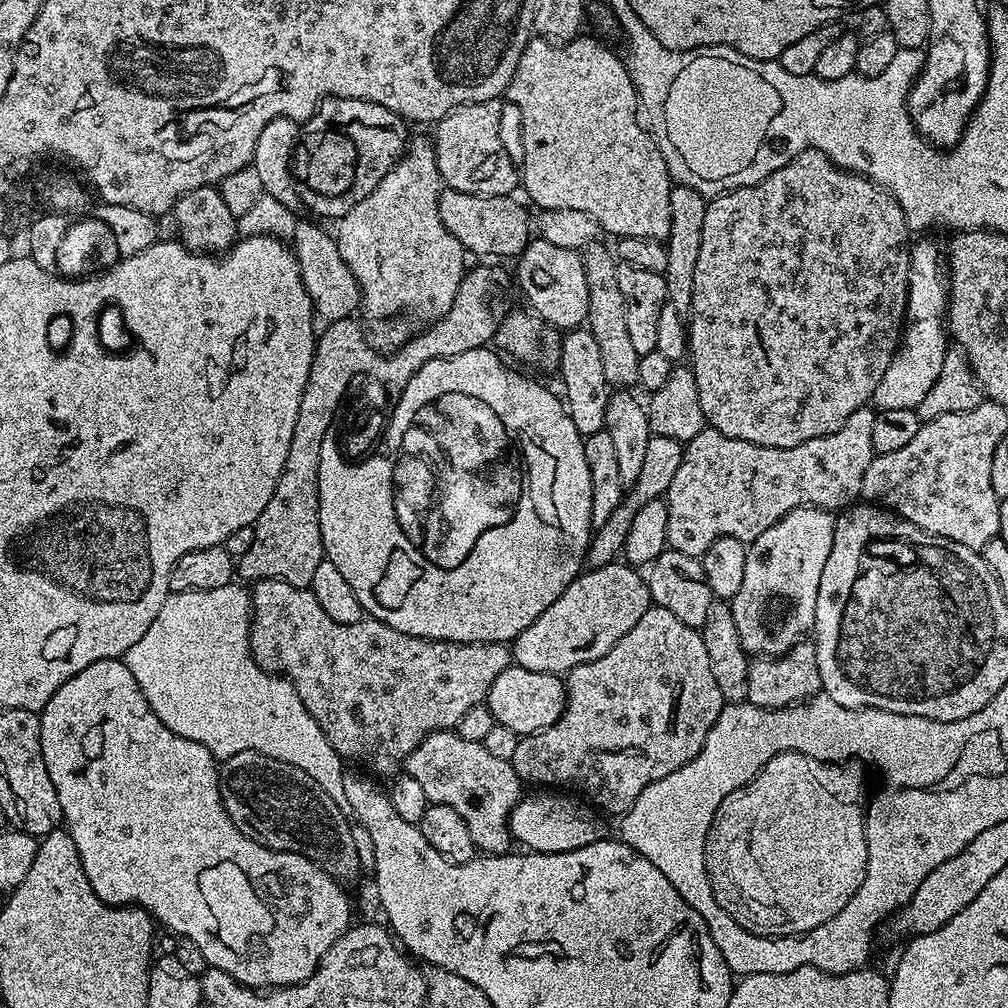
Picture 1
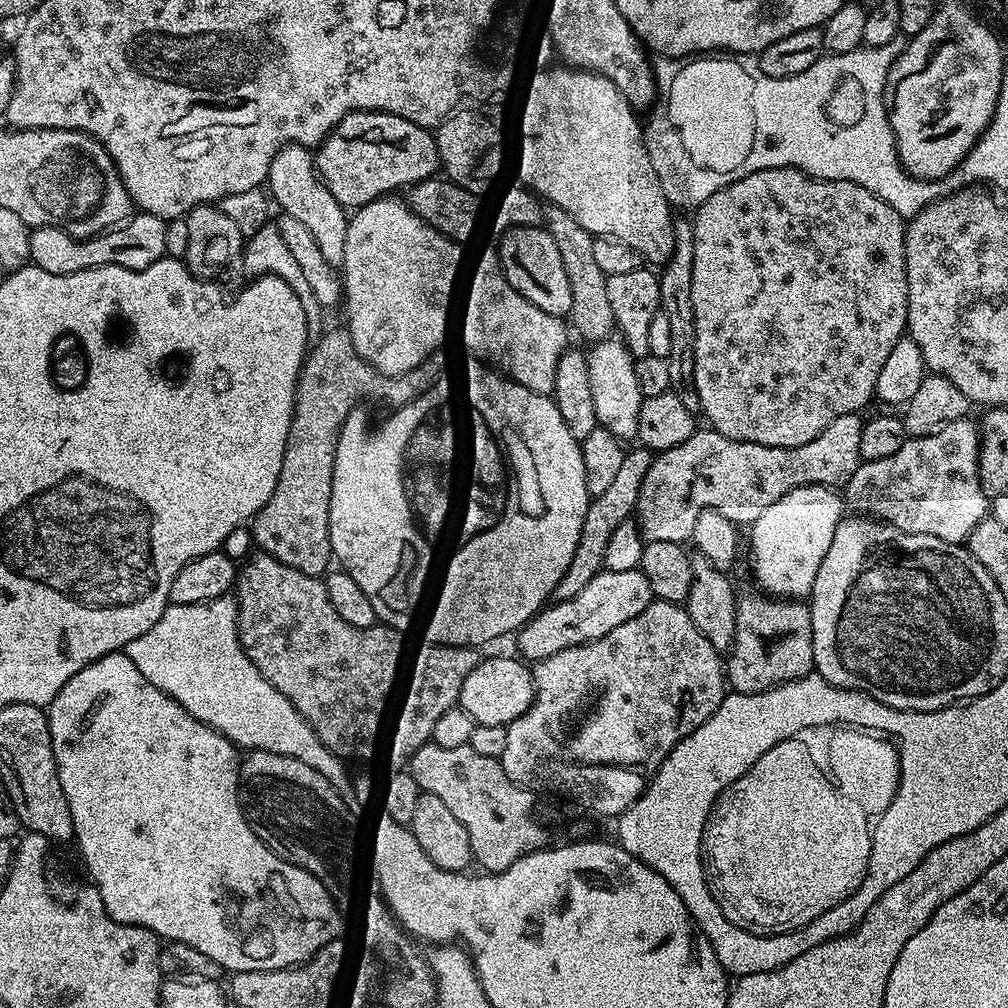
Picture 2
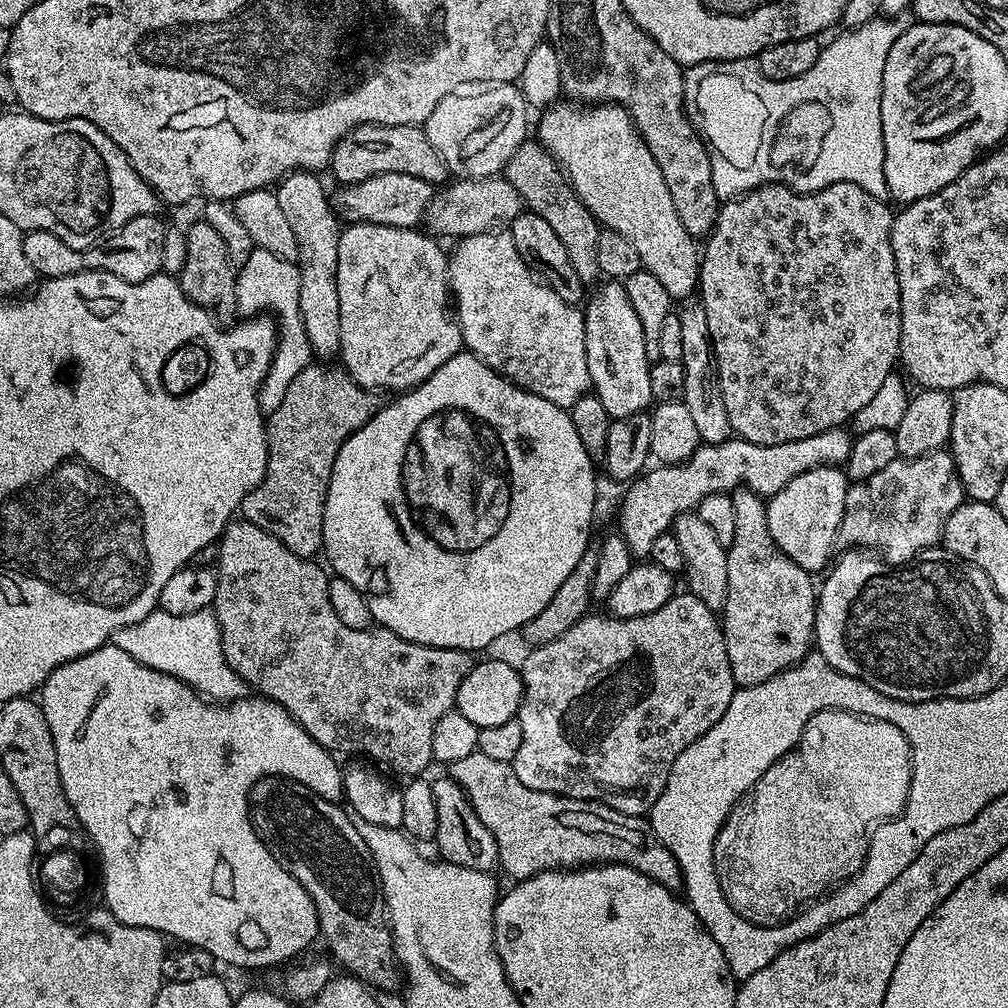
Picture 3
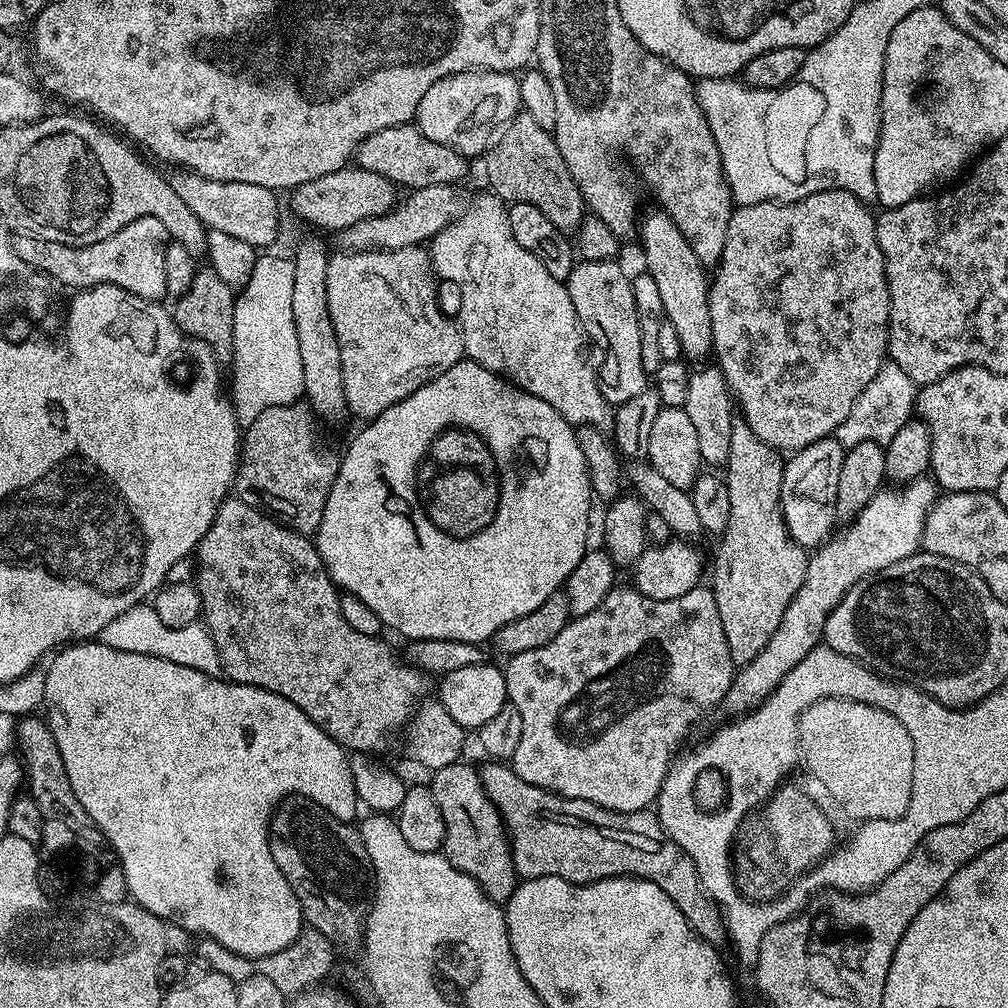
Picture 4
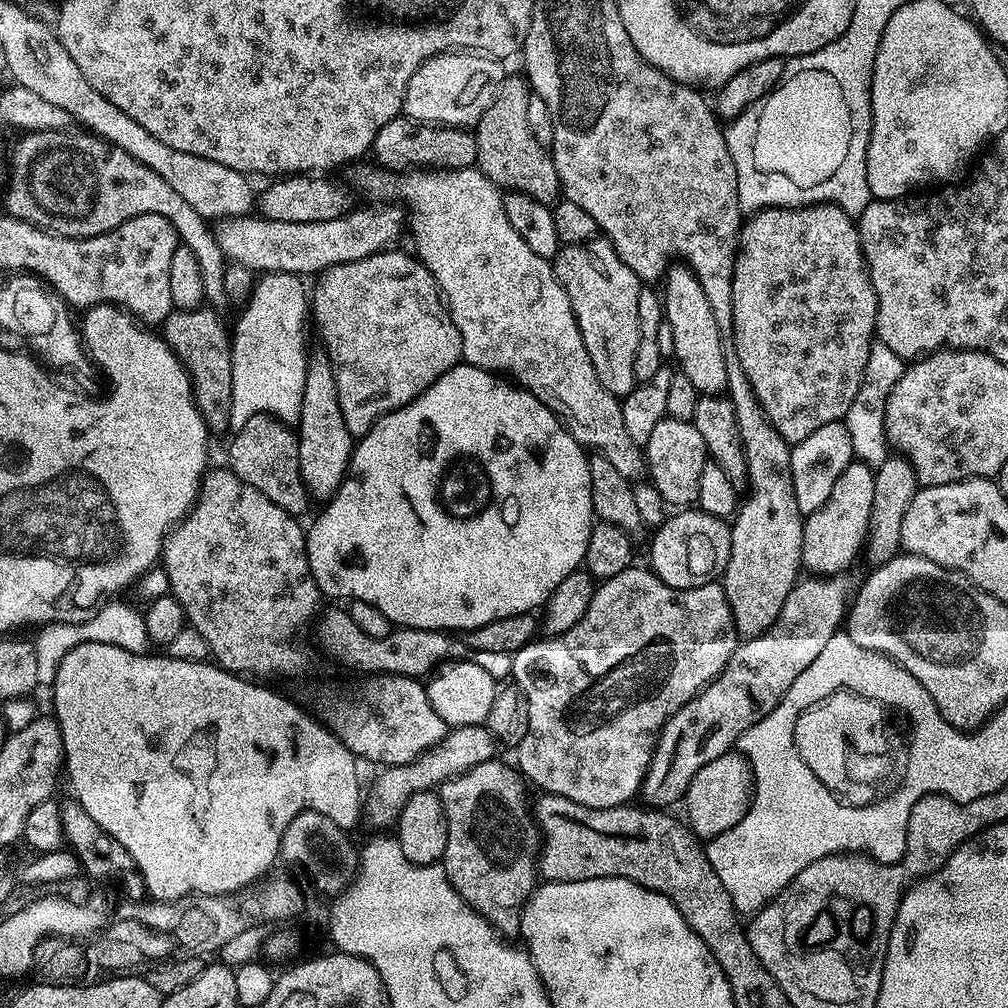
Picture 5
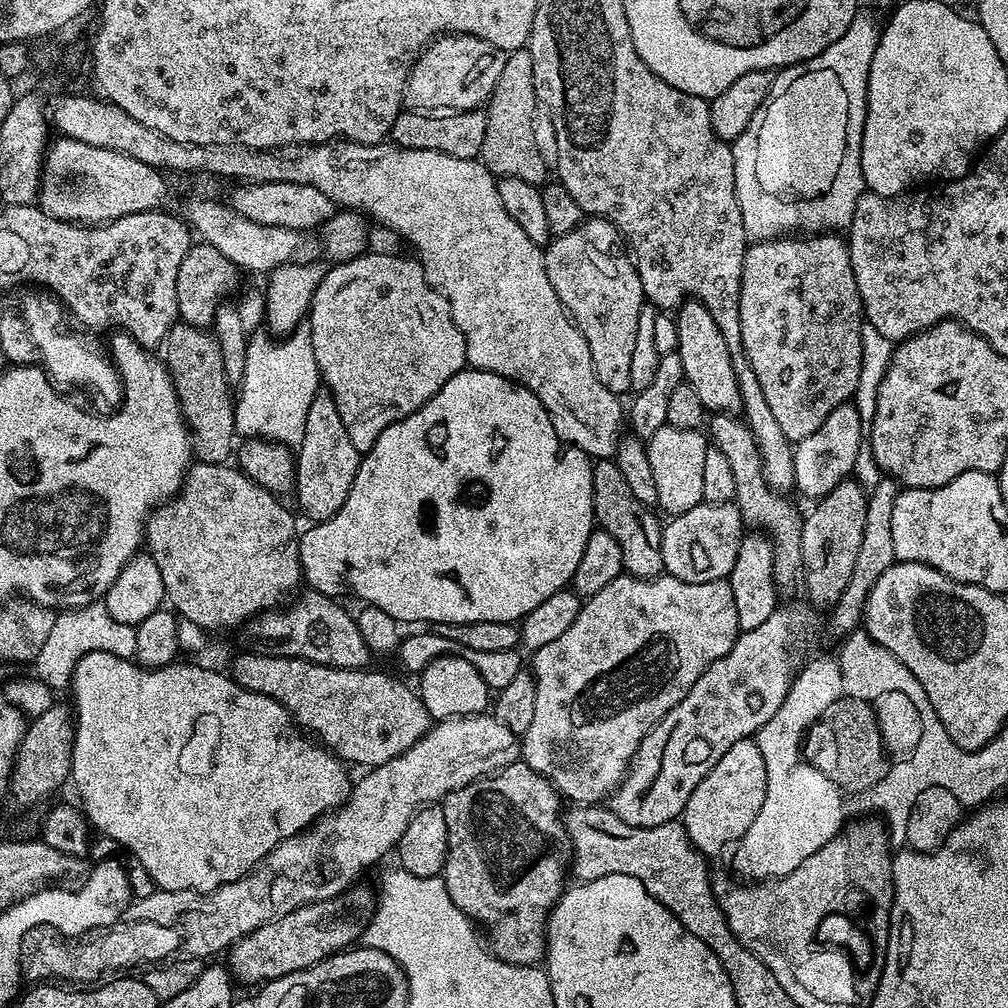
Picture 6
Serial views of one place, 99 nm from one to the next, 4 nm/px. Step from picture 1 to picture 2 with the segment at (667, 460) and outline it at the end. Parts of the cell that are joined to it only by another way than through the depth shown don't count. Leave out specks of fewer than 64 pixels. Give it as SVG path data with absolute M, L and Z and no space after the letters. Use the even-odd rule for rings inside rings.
M636 446L633 452L631 449L627 453L622 470L618 470L618 478L606 491L599 493L589 503L584 534L580 539L576 557L573 558L568 573L560 582L559 591L564 592L565 597L578 595L596 577L597 572L604 568L604 559L608 553L608 545L612 542L614 530L618 530L618 526L622 526L622 522L633 519L640 503L641 489L645 486L645 480L649 476L649 469L652 468L653 463L654 456L649 449L643 446Z

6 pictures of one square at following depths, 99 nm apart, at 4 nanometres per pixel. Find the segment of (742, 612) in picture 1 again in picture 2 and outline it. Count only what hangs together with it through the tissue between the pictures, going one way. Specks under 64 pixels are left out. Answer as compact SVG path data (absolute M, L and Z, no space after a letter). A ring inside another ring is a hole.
M807 484L778 498L750 528L756 580L764 587L761 589L776 598L807 597L845 512L841 493L826 484Z

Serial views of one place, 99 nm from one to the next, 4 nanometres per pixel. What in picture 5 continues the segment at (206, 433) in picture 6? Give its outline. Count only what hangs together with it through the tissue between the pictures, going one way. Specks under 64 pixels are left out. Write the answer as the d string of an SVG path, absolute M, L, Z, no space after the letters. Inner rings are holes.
M211 306L174 310L163 322L162 335L192 378L196 408L213 433L229 431L232 409L232 337L219 311Z

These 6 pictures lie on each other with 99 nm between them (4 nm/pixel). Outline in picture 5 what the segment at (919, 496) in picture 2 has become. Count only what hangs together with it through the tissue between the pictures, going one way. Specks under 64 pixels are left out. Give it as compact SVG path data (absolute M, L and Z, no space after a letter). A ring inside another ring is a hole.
M812 574L807 578L809 580L797 579L790 594L786 594L786 602L782 602L782 610L772 627L761 636L737 643L730 662L726 662L715 680L707 684L693 700L686 702L686 706L682 706L682 710L678 710L678 714L674 714L666 722L660 732L660 739L656 741L648 772L644 775L642 796L649 800L645 800L649 805L664 810L669 807L667 804L672 804L675 800L676 803L683 801L684 791L690 786L694 774L698 774L698 770L702 770L706 762L714 762L714 758L733 751L743 732L754 726L754 722L766 718L766 714L770 714L770 710L778 706L782 694L790 690L794 678L798 678L798 674L802 674L802 670L806 670L806 666L810 666L810 662L818 658L820 651L826 647L826 642L830 642L830 638L834 638L836 631L845 623L850 607L850 593L854 588L854 584L847 580L848 576Z

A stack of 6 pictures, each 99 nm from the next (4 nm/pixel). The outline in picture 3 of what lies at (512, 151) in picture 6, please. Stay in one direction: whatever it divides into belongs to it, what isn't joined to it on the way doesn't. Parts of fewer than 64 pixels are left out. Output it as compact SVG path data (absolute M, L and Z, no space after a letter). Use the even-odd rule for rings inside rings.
M525 142L518 150L514 150L502 175L510 182L510 186L514 186L514 190L518 190L527 211L550 222L550 227L554 229L554 234L558 234L562 246L566 246L566 254L570 254L570 262L580 281L586 286L595 285L602 276L598 266L598 234L602 228L572 189L572 184L558 161L539 142Z

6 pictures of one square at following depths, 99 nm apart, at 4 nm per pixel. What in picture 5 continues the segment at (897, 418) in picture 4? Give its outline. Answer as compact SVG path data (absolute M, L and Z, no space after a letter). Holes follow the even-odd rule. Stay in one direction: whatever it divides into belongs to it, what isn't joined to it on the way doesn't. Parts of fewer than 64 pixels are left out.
M879 342L873 343L870 358L866 358L864 381L862 386L858 386L858 394L854 394L854 402L850 402L850 410L844 415L842 421L850 434L853 457L863 460L873 470L882 466L882 462L886 462L886 458L890 455L886 422L888 400L892 397L892 388L898 386L905 367L905 360L898 354L894 354L890 346Z

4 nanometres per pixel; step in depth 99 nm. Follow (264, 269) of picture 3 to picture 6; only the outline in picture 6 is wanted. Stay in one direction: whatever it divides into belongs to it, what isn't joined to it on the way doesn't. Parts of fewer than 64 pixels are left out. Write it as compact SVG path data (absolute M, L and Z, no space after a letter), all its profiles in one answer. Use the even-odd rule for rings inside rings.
M293 334L287 338L260 335L253 335L246 346L246 370L238 382L240 396L238 392L234 400L236 431L244 438L273 440L299 450L302 434L306 434L310 402L314 402L316 393L322 388L312 338L307 334Z

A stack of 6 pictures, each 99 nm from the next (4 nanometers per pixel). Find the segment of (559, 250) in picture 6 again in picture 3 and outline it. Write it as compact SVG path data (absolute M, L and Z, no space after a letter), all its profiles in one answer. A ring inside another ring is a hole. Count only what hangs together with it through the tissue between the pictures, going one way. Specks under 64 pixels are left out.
M604 283L595 289L597 292L593 296L591 293L587 297L588 308L583 309L584 341L588 373L592 379L591 391L600 399L602 406L606 406L606 414L615 418L645 411L653 403L653 398L642 322L638 322L638 314L634 314L630 298L626 298L623 283Z

